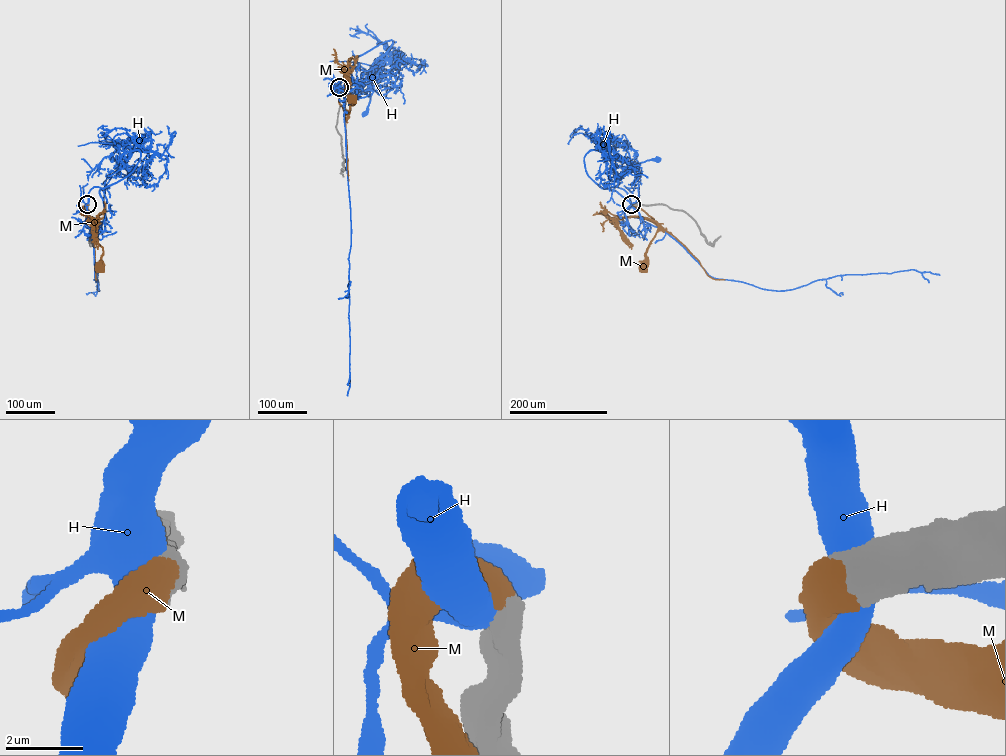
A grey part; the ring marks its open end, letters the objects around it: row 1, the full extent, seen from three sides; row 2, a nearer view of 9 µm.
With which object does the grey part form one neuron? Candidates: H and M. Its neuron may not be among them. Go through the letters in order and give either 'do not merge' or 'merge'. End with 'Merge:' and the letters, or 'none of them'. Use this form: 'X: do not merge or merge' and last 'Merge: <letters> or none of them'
H: do not merge
M: merge
Merge: M

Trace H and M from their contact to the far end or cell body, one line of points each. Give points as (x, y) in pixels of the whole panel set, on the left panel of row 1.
H: (88, 205), (93, 187), (104, 188), (127, 176), (140, 152), (124, 153), (115, 158), (117, 163), (111, 160)
M: (88, 205), (87, 214), (102, 248), (100, 265)

